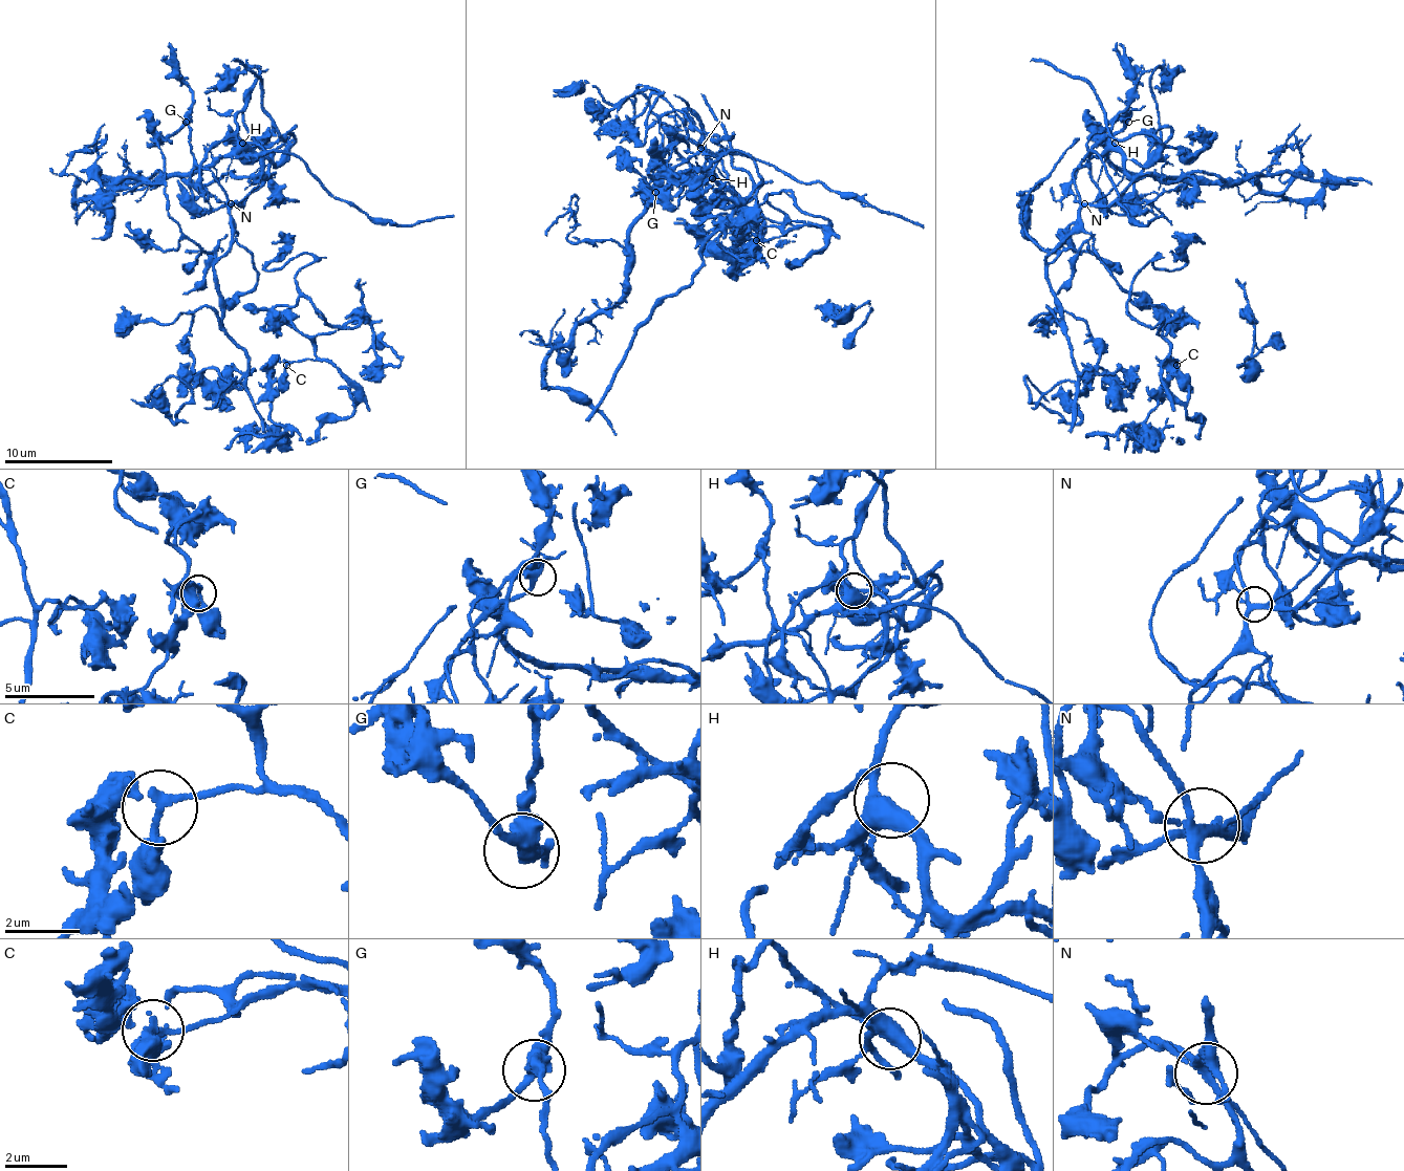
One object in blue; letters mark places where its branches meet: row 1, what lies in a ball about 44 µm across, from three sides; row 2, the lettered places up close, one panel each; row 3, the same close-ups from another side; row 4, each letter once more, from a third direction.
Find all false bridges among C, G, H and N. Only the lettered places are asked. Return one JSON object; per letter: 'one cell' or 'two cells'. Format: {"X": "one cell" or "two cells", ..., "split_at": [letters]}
{"C": "one cell", "G": "one cell", "H": "one cell", "N": "two cells", "split_at": ["N"]}

